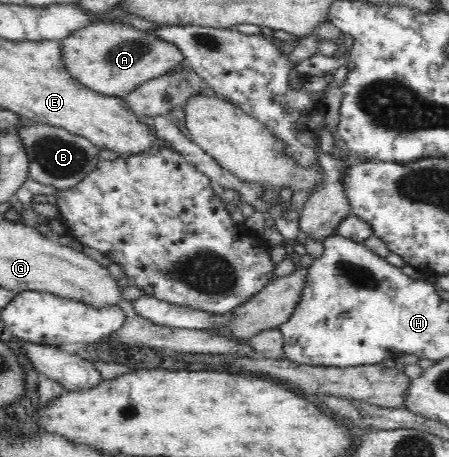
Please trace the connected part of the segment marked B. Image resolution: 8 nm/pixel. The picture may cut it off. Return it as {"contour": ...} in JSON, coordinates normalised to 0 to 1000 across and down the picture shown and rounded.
{"contour":[[[49,269],[36,295],[60,337],[65,387],[100,405],[120,405],[129,416],[169,407],[216,365],[225,350],[220,348],[220,324],[207,317],[203,306],[134,278]]]}

